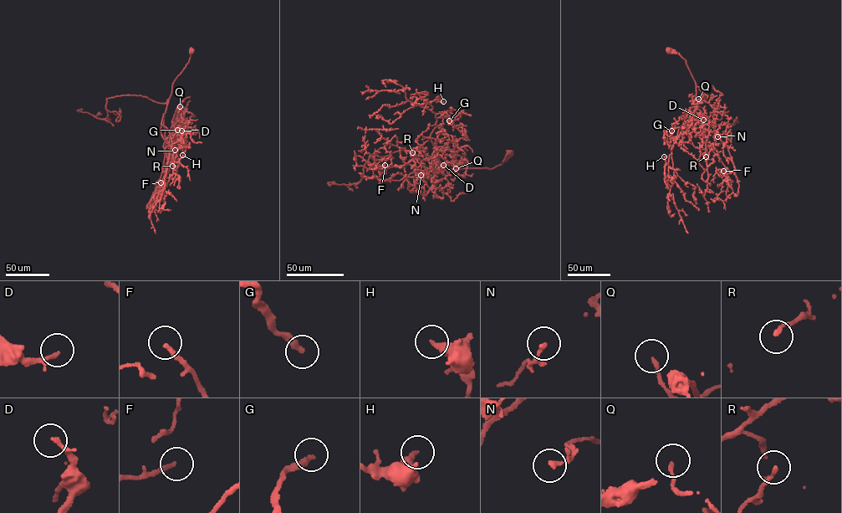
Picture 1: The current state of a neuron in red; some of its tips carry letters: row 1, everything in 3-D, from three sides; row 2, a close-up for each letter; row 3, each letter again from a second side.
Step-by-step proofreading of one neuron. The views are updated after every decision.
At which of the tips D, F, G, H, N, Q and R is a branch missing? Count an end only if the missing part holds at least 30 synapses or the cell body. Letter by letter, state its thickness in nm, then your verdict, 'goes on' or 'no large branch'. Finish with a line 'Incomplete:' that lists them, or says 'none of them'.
D: 200 nm | no large branch
F: 200 nm | no large branch
G: 280 nm | goes on
H: 400 nm | no large branch
N: 180 nm | no large branch
Q: 140 nm | no large branch
R: 150 nm | no large branch
Incomplete: G

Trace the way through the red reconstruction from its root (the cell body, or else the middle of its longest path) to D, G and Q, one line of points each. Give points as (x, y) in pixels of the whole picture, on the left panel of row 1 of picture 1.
D: (191, 50), (188, 61), (172, 84), (160, 130), (169, 143), (177, 135), (176, 140), (176, 135), (181, 130)
G: (191, 50), (188, 61), (172, 84), (161, 122), (168, 129), (171, 138), (177, 130)
Q: (191, 50), (188, 61), (172, 84), (164, 117), (165, 137), (177, 122), (180, 106)

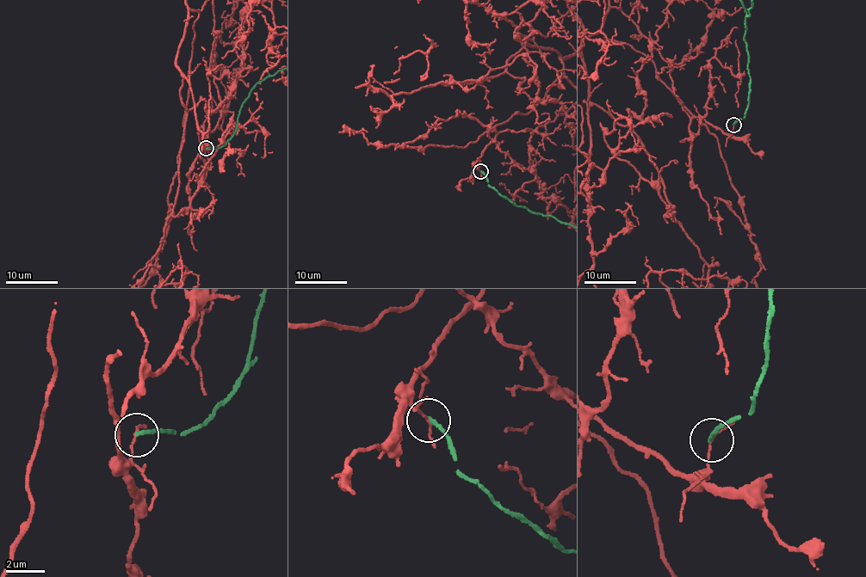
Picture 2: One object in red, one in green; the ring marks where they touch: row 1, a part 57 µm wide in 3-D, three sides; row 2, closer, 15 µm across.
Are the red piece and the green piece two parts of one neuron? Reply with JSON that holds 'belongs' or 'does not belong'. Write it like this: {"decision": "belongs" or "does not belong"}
{"decision": "does not belong"}

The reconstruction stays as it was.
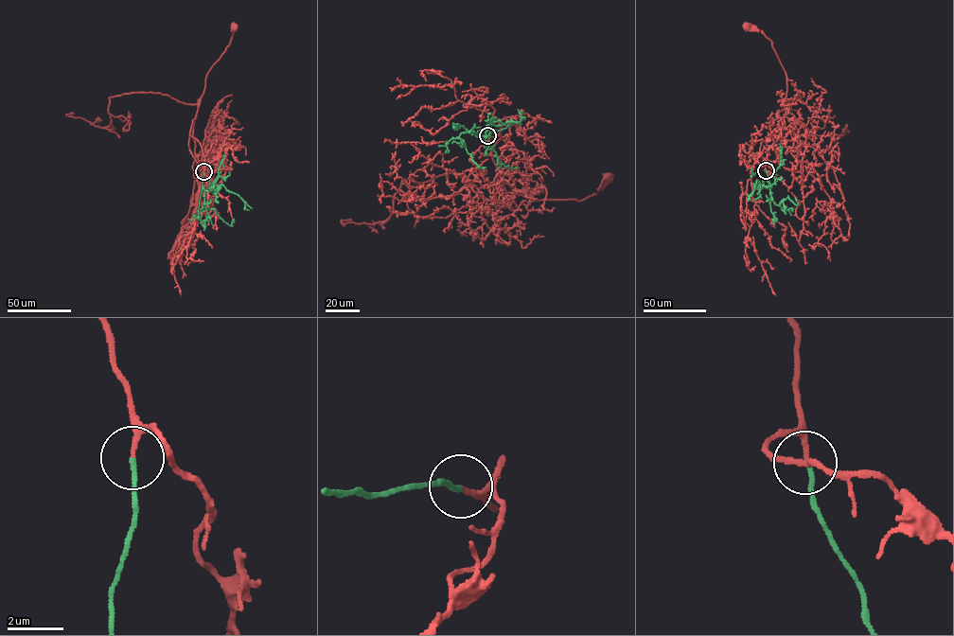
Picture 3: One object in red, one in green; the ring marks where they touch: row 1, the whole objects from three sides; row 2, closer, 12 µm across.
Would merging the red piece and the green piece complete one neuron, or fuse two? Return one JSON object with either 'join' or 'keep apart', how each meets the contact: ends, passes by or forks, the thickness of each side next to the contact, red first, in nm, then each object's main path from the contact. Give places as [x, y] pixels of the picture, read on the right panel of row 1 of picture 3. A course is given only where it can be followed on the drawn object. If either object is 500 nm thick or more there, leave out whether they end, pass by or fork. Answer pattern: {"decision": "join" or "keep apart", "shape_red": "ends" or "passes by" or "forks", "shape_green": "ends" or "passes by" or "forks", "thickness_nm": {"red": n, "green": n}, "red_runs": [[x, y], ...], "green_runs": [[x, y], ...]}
{"decision": "join", "shape_red": "ends", "shape_green": "ends", "thickness_nm": {"red": 160, "green": 170}, "red_runs": [[766, 170], [760, 146], [770, 137], [785, 114], [786, 76], [771, 41], [761, 30], [746, 26]], "green_runs": [[766, 170], [768, 188], [761, 185], [757, 189], [760, 185], [756, 180], [750, 199]]}

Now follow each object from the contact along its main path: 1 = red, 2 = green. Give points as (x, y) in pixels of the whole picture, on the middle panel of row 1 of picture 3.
1: (487, 135), (502, 138), (491, 152), (503, 181), (533, 201), (580, 201), (596, 194), (608, 176)
2: (487, 135), (482, 135), (477, 132), (493, 120), (498, 126), (520, 122), (519, 112), (521, 114)

